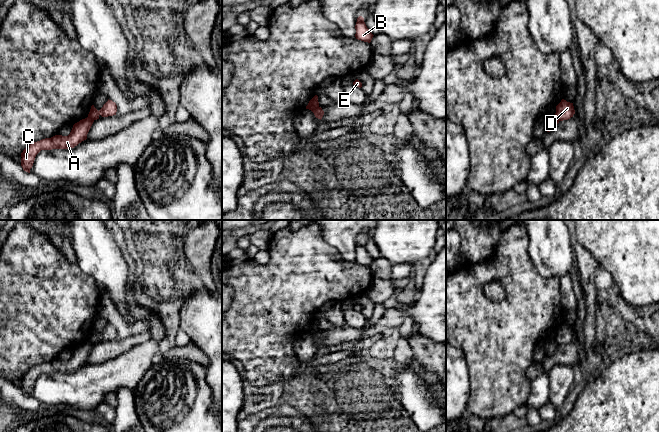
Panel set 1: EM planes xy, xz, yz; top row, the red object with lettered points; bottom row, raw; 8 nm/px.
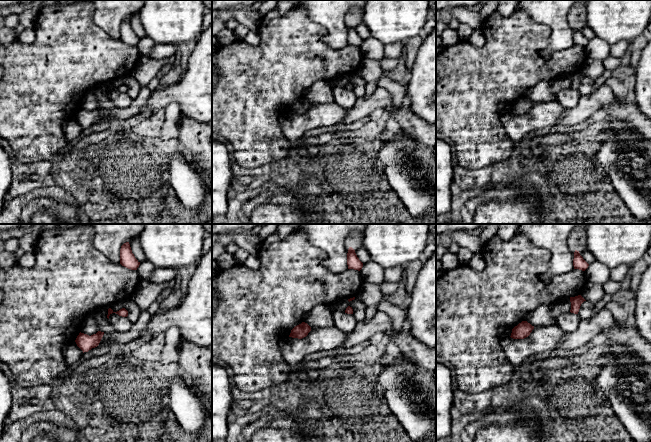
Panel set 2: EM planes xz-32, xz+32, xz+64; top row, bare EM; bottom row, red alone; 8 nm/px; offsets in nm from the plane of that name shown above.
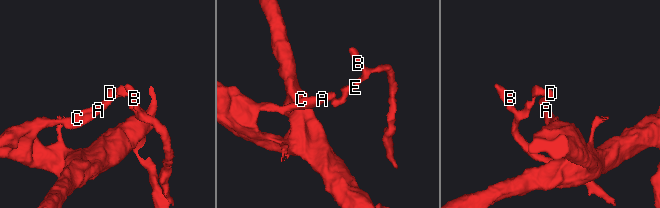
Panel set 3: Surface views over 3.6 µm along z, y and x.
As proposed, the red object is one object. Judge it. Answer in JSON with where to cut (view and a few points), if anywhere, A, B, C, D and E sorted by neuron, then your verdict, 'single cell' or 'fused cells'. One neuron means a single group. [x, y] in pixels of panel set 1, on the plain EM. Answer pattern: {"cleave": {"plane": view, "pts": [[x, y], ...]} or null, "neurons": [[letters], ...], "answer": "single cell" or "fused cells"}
{"cleave": {"plane": "xz", "pts": [[318, 330], [311, 334]]}, "neurons": [["A", "C"], ["B", "D", "E"]], "answer": "fused cells"}

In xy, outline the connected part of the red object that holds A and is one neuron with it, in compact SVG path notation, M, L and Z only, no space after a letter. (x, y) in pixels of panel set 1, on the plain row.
M87 341L75 347L68 360L55 359L30 368L21 377L23 394L30 397L35 381L41 374L70 373L86 364L93 346L94 344Z

